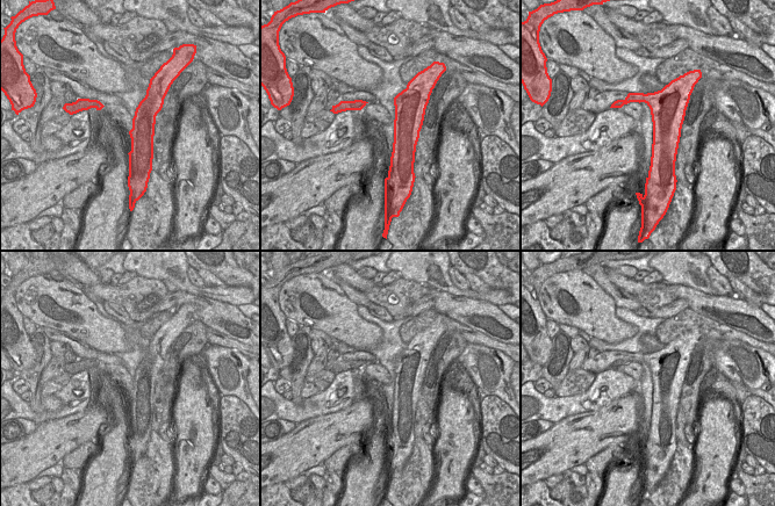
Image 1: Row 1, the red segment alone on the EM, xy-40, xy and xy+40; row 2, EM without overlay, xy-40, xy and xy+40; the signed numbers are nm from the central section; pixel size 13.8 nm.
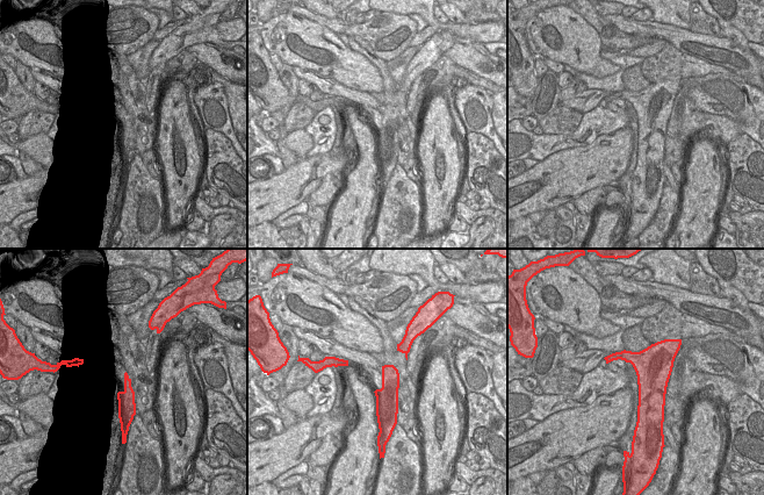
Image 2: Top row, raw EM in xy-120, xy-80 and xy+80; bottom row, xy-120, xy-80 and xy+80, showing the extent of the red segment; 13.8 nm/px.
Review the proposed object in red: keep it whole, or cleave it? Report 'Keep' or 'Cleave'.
Cleave.

